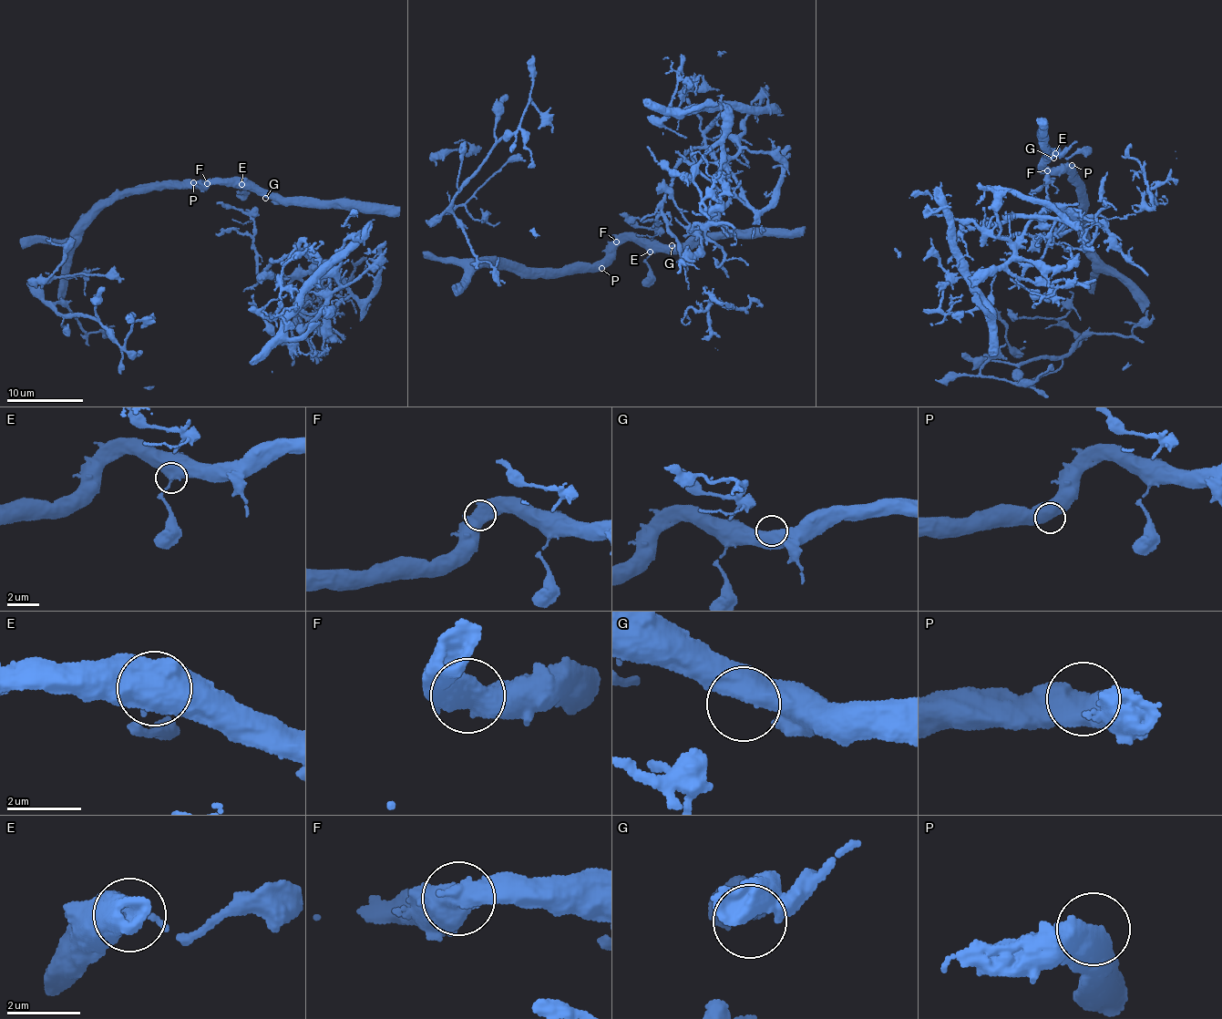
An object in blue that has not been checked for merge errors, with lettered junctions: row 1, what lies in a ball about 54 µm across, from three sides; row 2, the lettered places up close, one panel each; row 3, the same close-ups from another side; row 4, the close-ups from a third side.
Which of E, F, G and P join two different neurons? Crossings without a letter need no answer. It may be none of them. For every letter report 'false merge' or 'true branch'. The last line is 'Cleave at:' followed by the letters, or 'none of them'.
E: true branch
F: true branch
G: true branch
P: true branch
Cleave at: none of them

